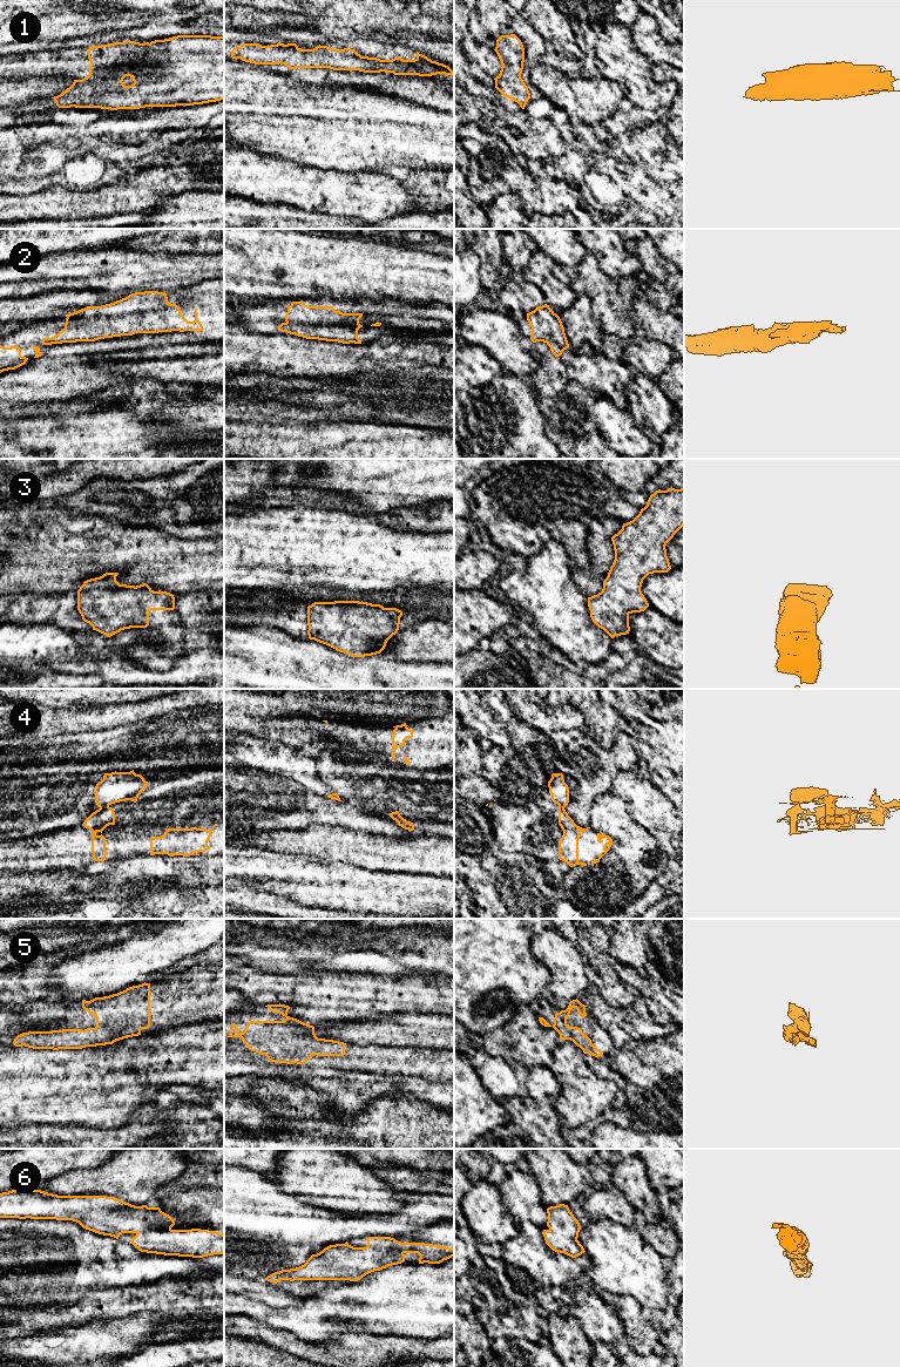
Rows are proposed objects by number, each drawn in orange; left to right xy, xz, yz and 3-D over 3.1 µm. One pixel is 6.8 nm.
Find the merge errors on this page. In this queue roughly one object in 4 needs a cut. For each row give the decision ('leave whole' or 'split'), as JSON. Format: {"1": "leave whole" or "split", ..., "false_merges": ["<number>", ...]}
{"1": "leave whole", "2": "leave whole", "3": "leave whole", "4": "split", "5": "leave whole", "6": "leave whole", "false_merges": ["4"]}

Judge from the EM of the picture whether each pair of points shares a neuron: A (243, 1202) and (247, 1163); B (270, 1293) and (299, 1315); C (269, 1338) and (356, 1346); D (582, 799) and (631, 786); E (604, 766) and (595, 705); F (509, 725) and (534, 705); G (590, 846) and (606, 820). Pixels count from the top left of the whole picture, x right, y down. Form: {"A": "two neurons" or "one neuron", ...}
{"A": "two neurons", "B": "two neurons", "C": "one neuron", "D": "two neurons", "E": "two neurons", "F": "two neurons", "G": "two neurons"}

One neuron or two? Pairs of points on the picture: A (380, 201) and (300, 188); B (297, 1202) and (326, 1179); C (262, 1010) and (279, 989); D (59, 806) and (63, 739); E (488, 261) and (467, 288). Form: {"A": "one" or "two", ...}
{"A": "one", "B": "two", "C": "two", "D": "one", "E": "two"}

